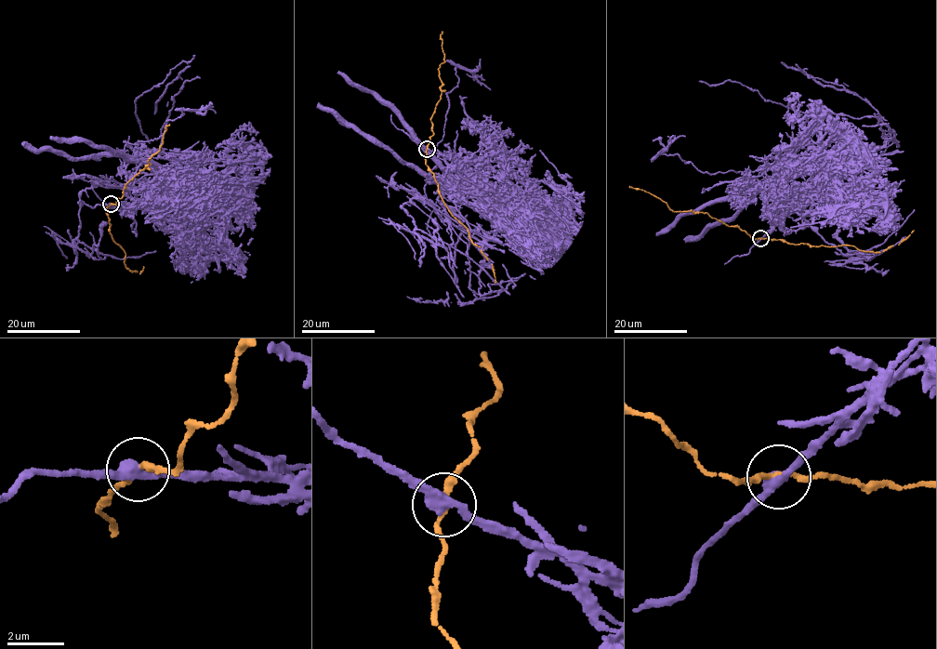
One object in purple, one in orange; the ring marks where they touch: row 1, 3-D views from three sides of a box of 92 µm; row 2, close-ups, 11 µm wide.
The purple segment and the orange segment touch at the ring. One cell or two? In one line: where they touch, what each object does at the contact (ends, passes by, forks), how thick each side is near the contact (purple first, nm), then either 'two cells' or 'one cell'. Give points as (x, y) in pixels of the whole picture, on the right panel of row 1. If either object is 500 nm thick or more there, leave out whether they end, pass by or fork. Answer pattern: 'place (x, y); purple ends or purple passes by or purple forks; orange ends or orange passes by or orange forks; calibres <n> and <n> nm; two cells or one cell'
place (760, 238); purple passes by; orange passes by; calibres 400 and 180 nm; two cells

